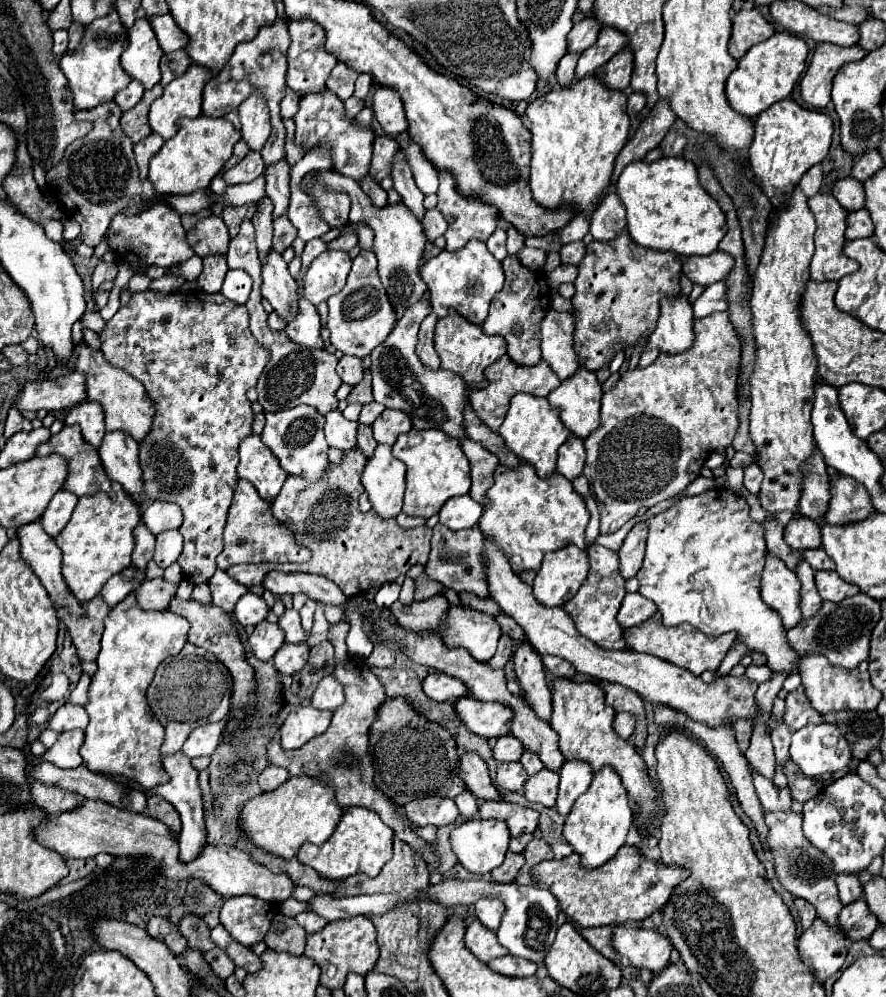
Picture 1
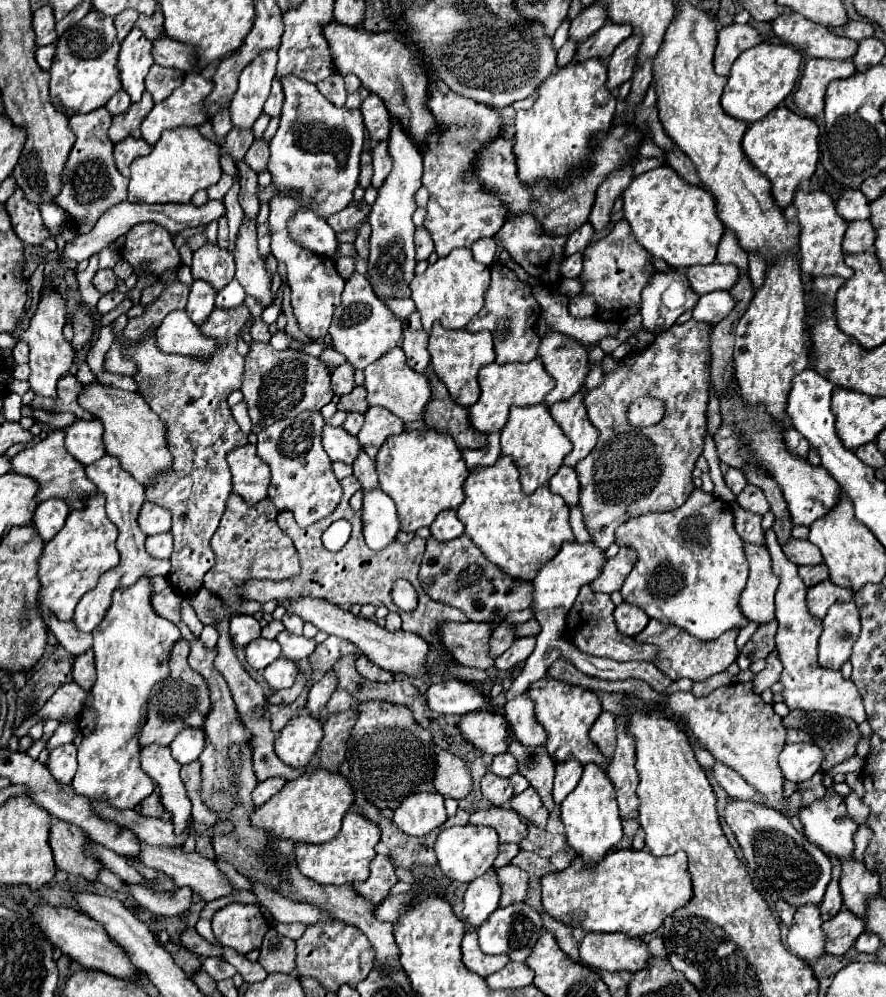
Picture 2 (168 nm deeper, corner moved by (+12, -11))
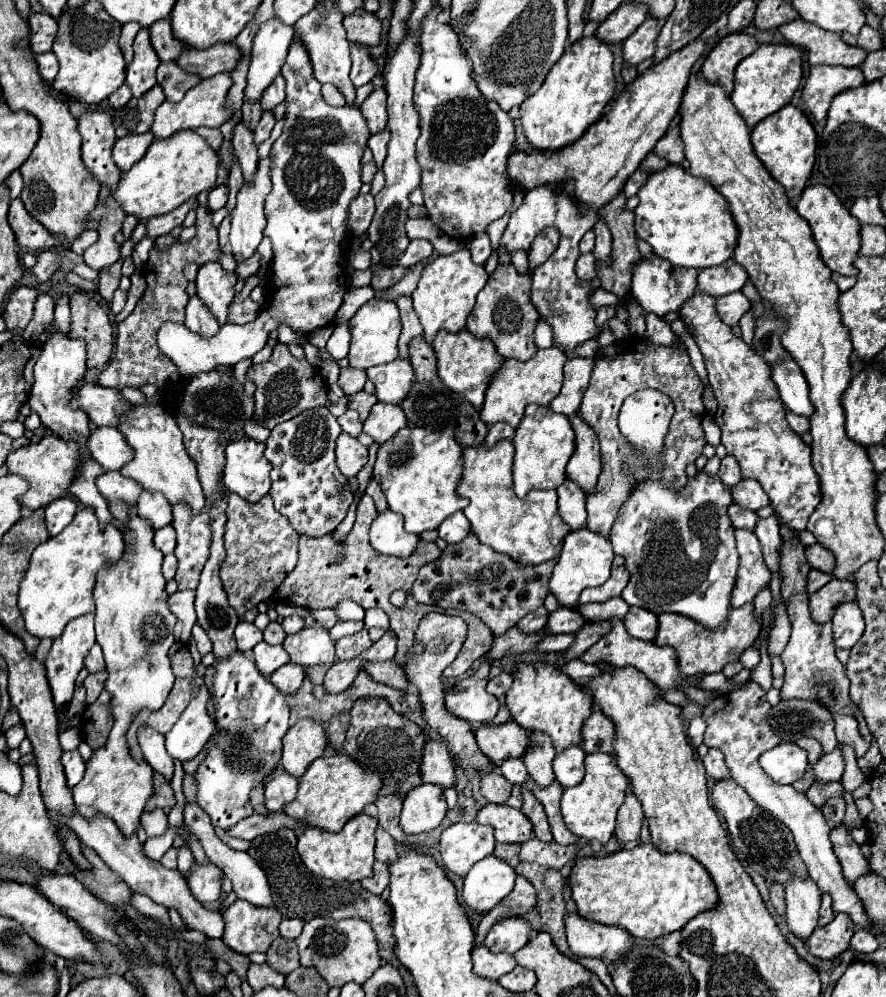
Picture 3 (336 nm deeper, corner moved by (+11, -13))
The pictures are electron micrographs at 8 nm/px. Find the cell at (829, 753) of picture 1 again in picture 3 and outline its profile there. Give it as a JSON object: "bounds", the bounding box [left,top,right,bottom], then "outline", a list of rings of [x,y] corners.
{"bounds":[760,742,808,784],"outline":[[[780,742],[760,756],[762,770],[778,784],[792,784],[808,770],[806,752],[792,742]]]}

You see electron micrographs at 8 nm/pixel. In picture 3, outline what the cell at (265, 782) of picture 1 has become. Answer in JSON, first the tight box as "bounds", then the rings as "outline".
{"bounds":[264,772,298,812],"outline":[[[286,772],[274,774],[264,786],[266,808],[270,812],[282,812],[282,808],[296,798],[296,792],[298,792],[298,778]]]}

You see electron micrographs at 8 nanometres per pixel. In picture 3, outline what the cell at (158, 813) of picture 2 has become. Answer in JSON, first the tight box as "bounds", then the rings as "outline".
{"bounds":[146,772,176,812],"outline":[[[154,772],[154,794],[152,794],[152,798],[146,802],[146,810],[148,810],[148,812],[152,812],[152,810],[156,810],[156,808],[170,810],[174,804],[176,804],[176,798],[174,798],[174,790],[172,790],[170,782],[168,782],[162,774]]]}

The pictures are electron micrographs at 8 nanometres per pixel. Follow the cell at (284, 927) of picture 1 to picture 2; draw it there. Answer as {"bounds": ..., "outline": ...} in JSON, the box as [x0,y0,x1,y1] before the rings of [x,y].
{"bounds":[259,928,295,974],"outline":[[[269,928],[269,932],[263,938],[261,944],[261,958],[259,964],[271,974],[271,972],[285,972],[291,974],[295,970],[295,942],[291,938],[281,936],[275,928]]]}

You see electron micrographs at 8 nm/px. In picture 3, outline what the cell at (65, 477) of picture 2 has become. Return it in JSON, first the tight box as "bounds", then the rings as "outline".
{"bounds":[6,436,80,510],"outline":[[[44,436],[36,444],[10,452],[6,458],[8,474],[16,474],[28,482],[28,490],[20,496],[20,504],[30,510],[36,510],[36,508],[48,506],[52,500],[58,500],[58,498],[72,498],[72,494],[68,492],[68,486],[76,476],[78,460],[80,460],[78,444],[64,442],[58,436]]]}

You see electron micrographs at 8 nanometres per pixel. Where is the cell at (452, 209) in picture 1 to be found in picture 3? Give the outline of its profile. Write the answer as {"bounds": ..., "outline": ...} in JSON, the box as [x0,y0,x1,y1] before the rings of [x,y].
{"bounds":[414,6,516,240],"outline":[[[436,6],[426,18],[424,18],[424,24],[422,24],[422,62],[416,70],[416,88],[414,88],[414,104],[416,104],[416,110],[420,112],[420,138],[418,138],[418,144],[416,144],[416,160],[422,168],[422,176],[420,176],[420,188],[422,188],[422,194],[424,194],[424,206],[428,210],[428,218],[450,238],[456,238],[456,240],[468,240],[470,236],[478,234],[478,232],[486,232],[486,228],[502,218],[508,208],[512,206],[512,180],[508,178],[508,172],[506,172],[506,166],[508,166],[508,158],[510,154],[514,152],[514,142],[516,142],[516,134],[514,134],[514,124],[510,120],[510,116],[492,100],[486,100],[484,94],[480,94],[478,86],[476,86],[476,80],[472,78],[472,60],[464,54],[462,46],[460,46],[460,38],[456,32],[452,32],[450,24],[438,24],[436,22],[436,16],[438,16],[440,8]]]}

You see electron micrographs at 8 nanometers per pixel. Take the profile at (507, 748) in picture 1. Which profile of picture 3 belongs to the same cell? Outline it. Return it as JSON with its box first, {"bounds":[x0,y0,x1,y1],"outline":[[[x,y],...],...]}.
{"bounds":[500,758,528,784],"outline":[[[512,758],[512,760],[504,760],[500,764],[500,774],[510,780],[512,784],[524,784],[526,778],[528,778],[528,770],[524,766],[524,762],[520,758]]]}

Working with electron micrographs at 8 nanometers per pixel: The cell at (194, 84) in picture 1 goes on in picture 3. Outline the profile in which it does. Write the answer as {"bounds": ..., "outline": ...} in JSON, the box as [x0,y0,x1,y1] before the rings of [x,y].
{"bounds":[150,74,232,138],"outline":[[[218,74],[218,76],[202,80],[198,86],[190,88],[180,102],[176,102],[176,104],[164,102],[156,110],[156,118],[154,118],[154,124],[152,124],[150,132],[154,134],[154,138],[168,138],[168,136],[176,134],[180,130],[196,130],[198,126],[220,128],[232,116],[232,110],[226,106],[226,94],[228,94],[230,86],[232,86],[230,74]]]}

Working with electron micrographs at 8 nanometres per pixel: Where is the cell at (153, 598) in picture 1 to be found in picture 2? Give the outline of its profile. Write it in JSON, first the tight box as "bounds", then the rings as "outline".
{"bounds":[151,586,183,622],"outline":[[[167,586],[163,592],[157,592],[151,596],[151,606],[155,610],[155,614],[159,614],[161,618],[167,618],[171,622],[179,622],[179,602],[183,600],[183,596],[179,596],[171,586]]]}

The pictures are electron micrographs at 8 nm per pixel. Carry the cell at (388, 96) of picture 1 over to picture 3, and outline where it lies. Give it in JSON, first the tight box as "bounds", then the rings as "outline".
{"bounds":[360,88,388,134],"outline":[[[376,88],[362,104],[360,104],[360,110],[368,122],[368,128],[370,128],[370,134],[376,134],[376,132],[382,132],[386,128],[386,120],[388,120],[388,114],[386,114],[386,90],[384,88]]]}

